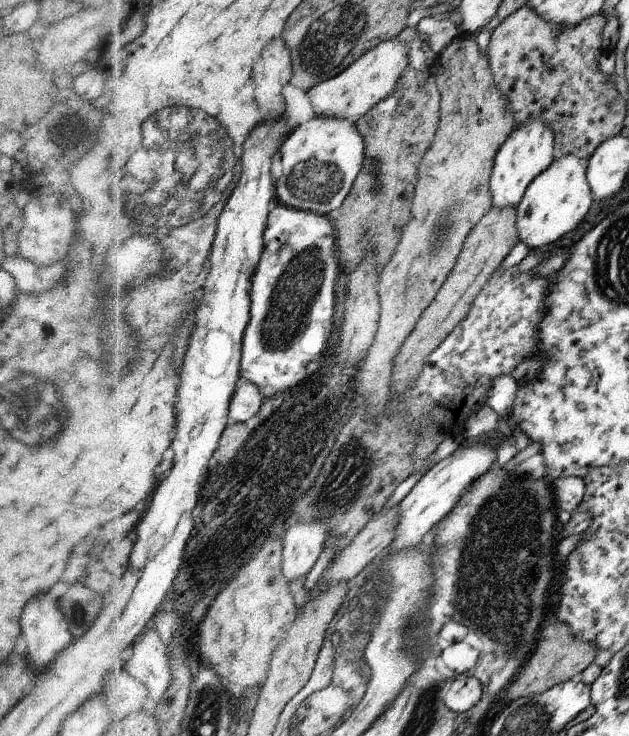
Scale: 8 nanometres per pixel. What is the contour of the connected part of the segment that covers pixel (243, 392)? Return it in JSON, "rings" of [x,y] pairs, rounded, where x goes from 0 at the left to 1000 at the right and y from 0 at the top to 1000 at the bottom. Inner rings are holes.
{"rings":[[[385,516],[378,522],[378,530],[369,543],[366,567],[375,575],[394,573],[417,560],[420,549],[423,549],[423,541],[420,541],[413,524]]]}

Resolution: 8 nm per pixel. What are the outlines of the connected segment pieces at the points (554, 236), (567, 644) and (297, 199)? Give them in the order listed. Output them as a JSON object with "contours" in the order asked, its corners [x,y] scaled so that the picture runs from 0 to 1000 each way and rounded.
{"contours":[[[[913,211],[884,213],[876,226],[844,249],[830,274],[820,281],[820,307],[827,327],[846,337],[859,337],[879,332],[903,315],[913,314],[944,277],[935,251],[932,217],[924,219]]],[[[876,842],[859,859],[857,874],[852,875],[852,886],[846,886],[846,894],[833,902],[833,910],[820,924],[814,924],[809,940],[804,940],[804,951],[817,954],[824,948],[839,948],[849,943],[871,940],[874,935],[897,929],[903,924],[922,920],[927,910],[944,901],[948,878],[941,872],[928,872],[916,867],[903,848]]],[[[501,158],[493,166],[471,173],[448,198],[448,220],[440,239],[442,273],[469,284],[523,292],[552,274],[579,220],[582,193],[566,166],[537,158]]]]}

